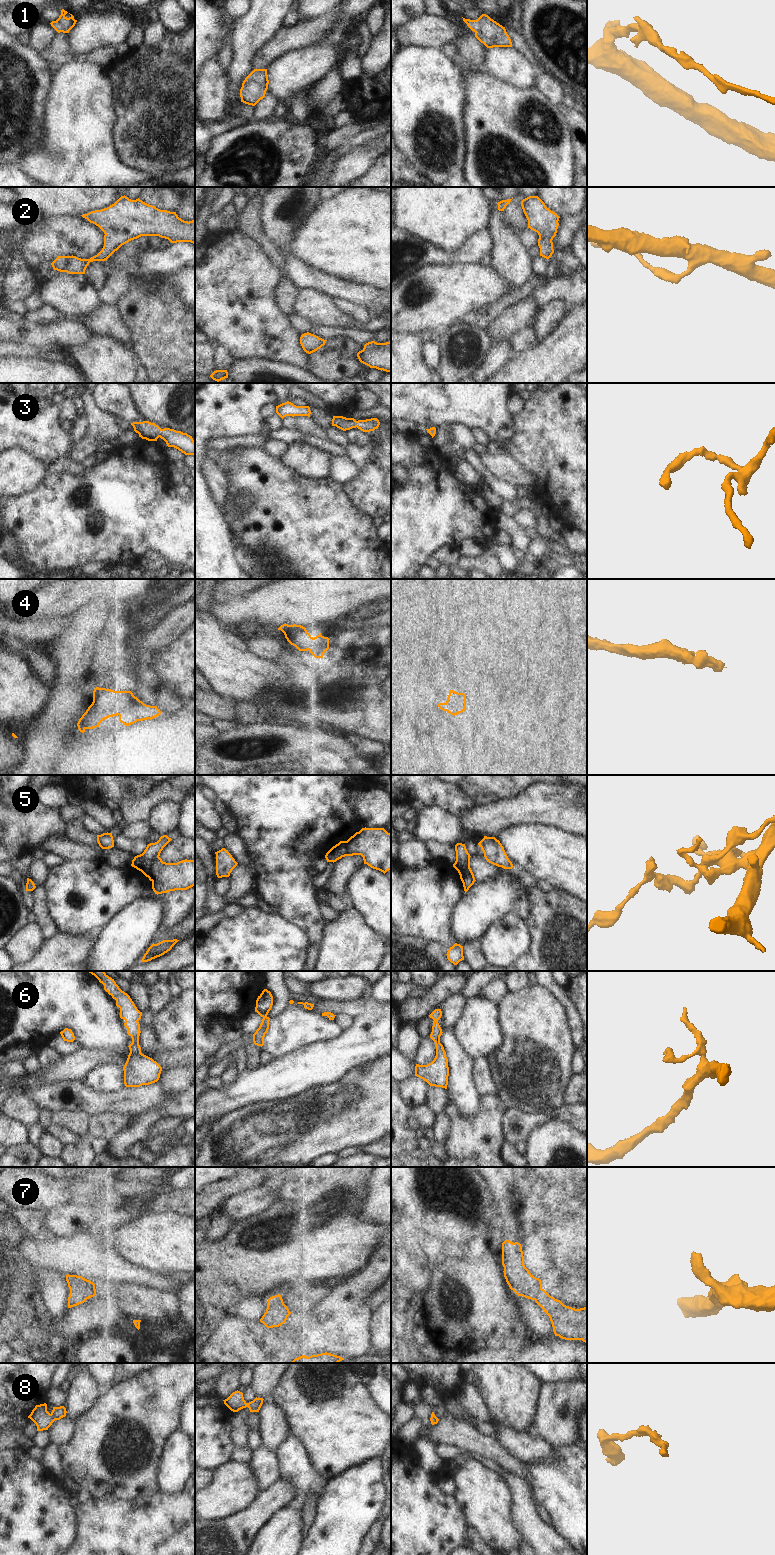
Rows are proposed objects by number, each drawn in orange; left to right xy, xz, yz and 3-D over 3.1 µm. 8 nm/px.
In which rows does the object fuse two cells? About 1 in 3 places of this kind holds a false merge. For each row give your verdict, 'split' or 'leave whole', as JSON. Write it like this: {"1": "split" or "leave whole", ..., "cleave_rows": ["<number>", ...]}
{"1": "leave whole", "2": "leave whole", "3": "leave whole", "4": "leave whole", "5": "split", "6": "leave whole", "7": "leave whole", "8": "leave whole", "cleave_rows": ["5"]}

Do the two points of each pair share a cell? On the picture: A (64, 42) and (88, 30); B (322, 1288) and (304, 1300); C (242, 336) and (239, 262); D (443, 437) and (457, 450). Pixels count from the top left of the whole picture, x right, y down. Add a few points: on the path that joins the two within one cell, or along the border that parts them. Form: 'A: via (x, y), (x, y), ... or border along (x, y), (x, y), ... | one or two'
A: border along (68, 33), (72, 50), (78, 57) | two
B: via (318, 1292), (308, 1297) | one
C: via (243, 318), (248, 305), (239, 295), (239, 280) | one
D: via (446, 440), (454, 448) | one

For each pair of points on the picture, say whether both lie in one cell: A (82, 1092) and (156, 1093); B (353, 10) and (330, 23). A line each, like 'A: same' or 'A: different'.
A: same
B: different

